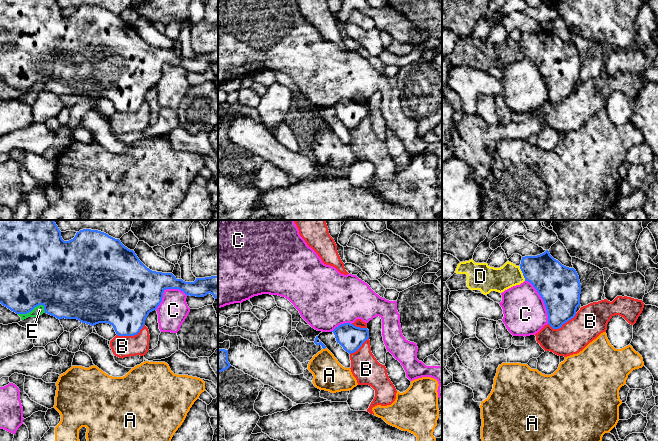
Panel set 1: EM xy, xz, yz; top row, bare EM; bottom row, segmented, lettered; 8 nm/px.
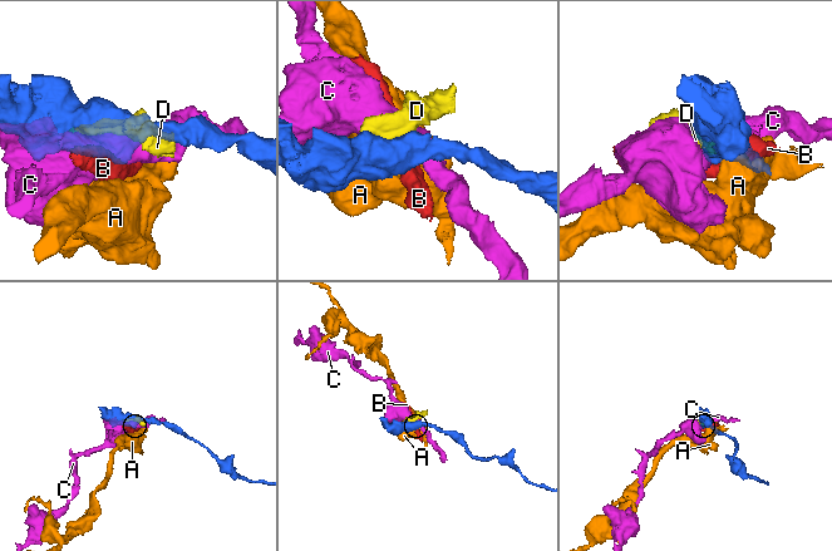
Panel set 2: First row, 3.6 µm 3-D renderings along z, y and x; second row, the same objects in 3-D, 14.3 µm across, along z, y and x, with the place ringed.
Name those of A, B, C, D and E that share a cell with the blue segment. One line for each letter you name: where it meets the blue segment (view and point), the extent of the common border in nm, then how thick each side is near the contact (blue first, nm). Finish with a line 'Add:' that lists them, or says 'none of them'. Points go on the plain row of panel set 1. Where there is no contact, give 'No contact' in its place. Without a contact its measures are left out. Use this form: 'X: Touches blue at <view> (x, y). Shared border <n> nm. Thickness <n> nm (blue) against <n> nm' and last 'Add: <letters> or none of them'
Add: none of them

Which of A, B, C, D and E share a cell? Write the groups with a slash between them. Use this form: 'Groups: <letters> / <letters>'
Groups: A / B / C / D E

